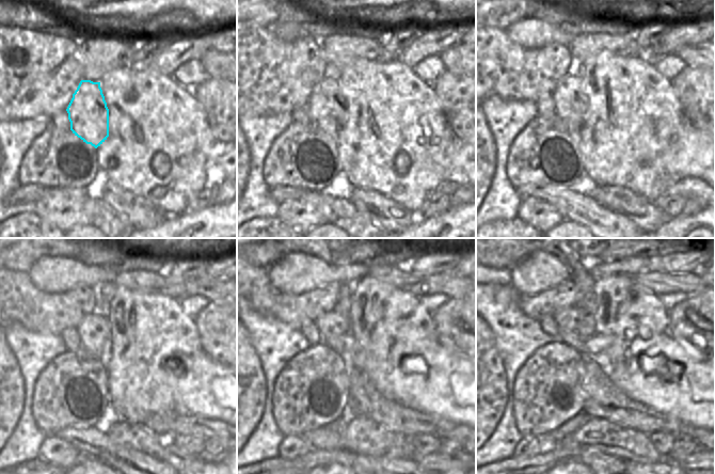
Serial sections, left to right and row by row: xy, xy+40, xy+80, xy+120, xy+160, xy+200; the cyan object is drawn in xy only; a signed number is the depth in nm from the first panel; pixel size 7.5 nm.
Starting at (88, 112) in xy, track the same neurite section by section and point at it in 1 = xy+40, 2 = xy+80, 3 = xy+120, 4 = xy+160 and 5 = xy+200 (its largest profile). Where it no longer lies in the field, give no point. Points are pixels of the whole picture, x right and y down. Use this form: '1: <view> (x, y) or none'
1: xy+40 (328, 111)
2: xy+80 (570, 101)
3: xy+120 (94, 332)
4: xy+160 (333, 327)
5: xy+200 (566, 319)

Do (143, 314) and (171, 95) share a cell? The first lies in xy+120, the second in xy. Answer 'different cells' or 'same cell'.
same cell

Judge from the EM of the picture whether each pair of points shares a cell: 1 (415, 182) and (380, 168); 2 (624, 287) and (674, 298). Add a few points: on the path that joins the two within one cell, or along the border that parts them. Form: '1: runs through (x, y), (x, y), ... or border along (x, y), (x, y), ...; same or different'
1: runs through (407, 178), (397, 177), (388, 169); same
2: border along (657, 297), (667, 311); different

